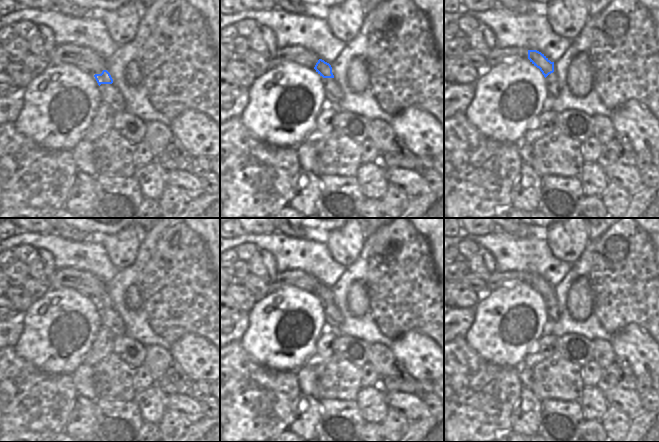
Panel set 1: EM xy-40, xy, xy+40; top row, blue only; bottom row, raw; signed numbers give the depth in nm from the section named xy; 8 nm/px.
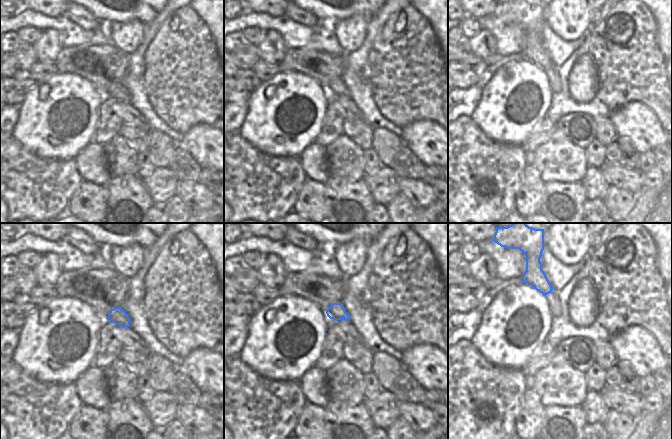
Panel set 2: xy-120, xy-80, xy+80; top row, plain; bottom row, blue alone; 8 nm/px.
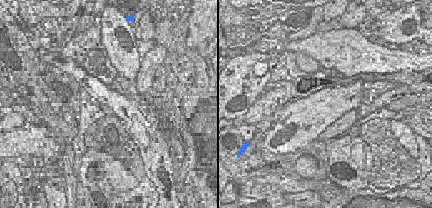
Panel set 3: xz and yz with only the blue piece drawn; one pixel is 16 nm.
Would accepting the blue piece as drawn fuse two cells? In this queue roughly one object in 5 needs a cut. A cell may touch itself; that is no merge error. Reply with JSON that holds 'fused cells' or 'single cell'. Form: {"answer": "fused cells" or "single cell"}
{"answer": "single cell"}

